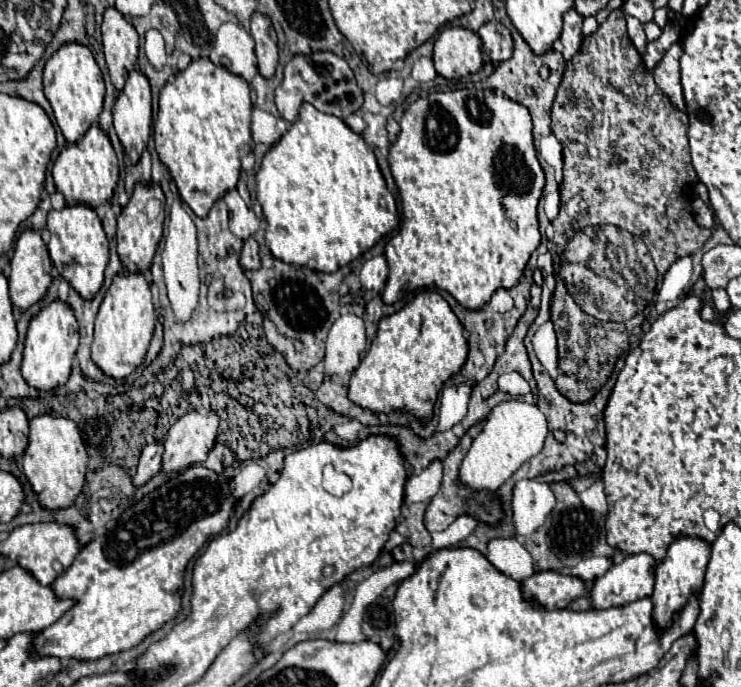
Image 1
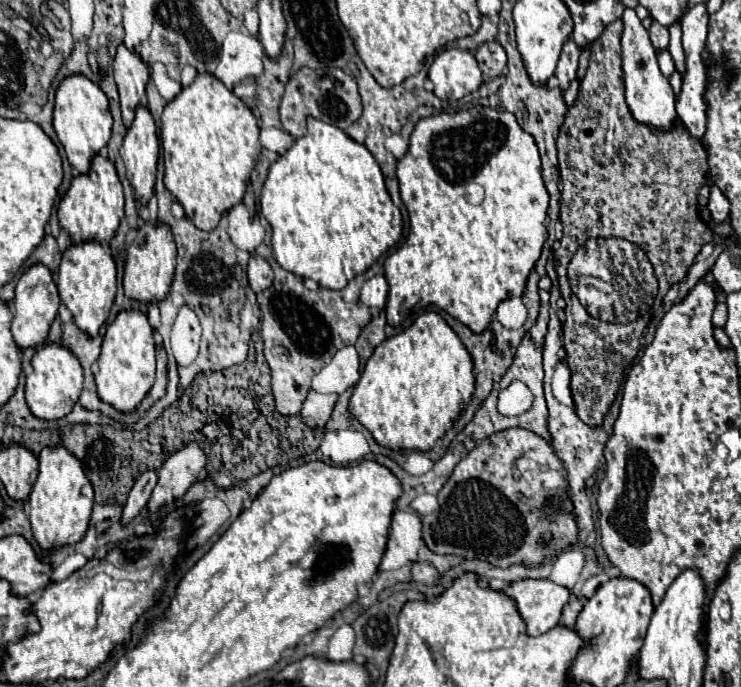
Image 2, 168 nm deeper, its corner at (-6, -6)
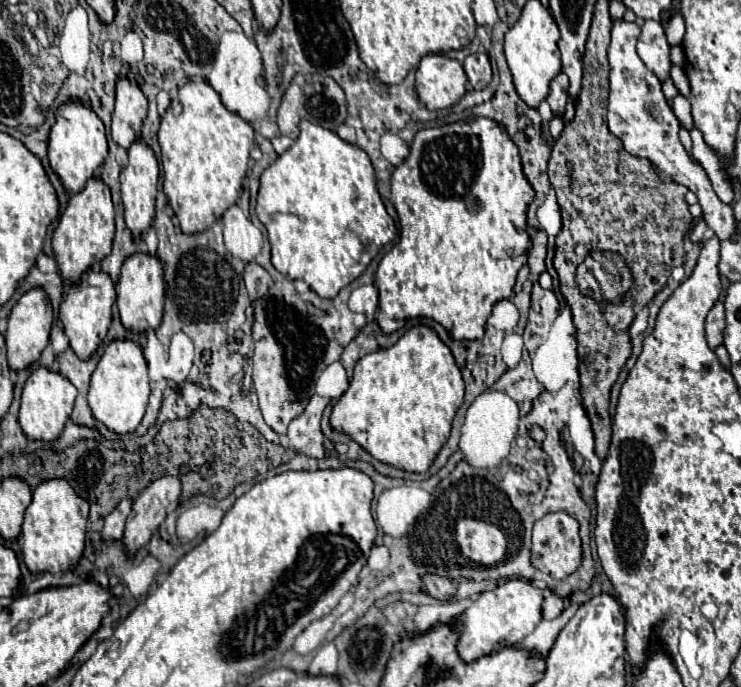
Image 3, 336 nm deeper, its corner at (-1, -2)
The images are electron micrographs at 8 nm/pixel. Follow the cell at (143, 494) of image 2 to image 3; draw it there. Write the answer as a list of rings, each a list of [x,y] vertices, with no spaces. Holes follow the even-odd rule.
[[[127,497],[123,499],[103,521],[103,531],[101,531],[101,537],[105,541],[119,541],[123,537],[123,531],[125,531],[125,521],[127,521],[127,515],[133,507],[133,499]]]

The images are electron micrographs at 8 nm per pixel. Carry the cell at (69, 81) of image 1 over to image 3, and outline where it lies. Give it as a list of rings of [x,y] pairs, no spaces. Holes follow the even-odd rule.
[[[71,99],[63,103],[57,109],[55,125],[51,127],[51,135],[49,135],[49,161],[51,161],[51,167],[59,173],[63,187],[69,193],[81,191],[87,179],[95,175],[105,155],[107,155],[105,125],[99,119],[99,115],[93,111],[93,107],[79,99]]]

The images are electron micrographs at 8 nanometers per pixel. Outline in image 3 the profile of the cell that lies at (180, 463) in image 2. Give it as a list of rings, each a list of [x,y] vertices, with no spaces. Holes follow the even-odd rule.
[[[175,475],[155,479],[139,493],[127,517],[123,535],[123,541],[131,553],[149,543],[153,531],[165,521],[167,507],[179,501],[179,497],[181,497],[181,479]]]

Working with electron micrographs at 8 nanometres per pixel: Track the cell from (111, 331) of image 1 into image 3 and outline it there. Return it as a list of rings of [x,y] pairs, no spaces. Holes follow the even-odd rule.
[[[135,339],[111,341],[105,347],[91,375],[89,405],[93,415],[115,433],[129,433],[135,431],[135,427],[141,423],[147,409],[147,399],[149,399],[149,375],[141,345]]]

